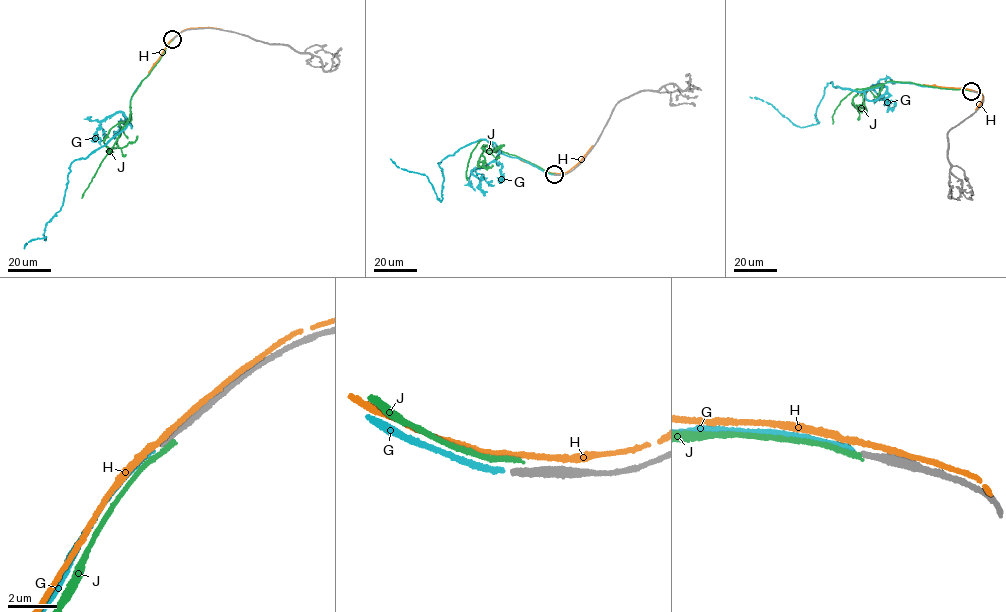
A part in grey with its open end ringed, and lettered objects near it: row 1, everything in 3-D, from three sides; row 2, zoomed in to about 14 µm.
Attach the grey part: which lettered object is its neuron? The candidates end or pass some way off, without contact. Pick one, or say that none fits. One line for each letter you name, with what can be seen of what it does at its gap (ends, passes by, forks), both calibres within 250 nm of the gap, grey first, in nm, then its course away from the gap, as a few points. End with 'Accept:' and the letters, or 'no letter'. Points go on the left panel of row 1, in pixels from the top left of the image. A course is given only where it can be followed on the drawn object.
G: It ends there. Thickness 240 nm (grey) against 200 nm. Its course: (171, 40), (135, 90), (125, 127), (71, 163), (63, 204), (46, 224), (46, 238), (32, 239), (23, 248)
Accept: G

